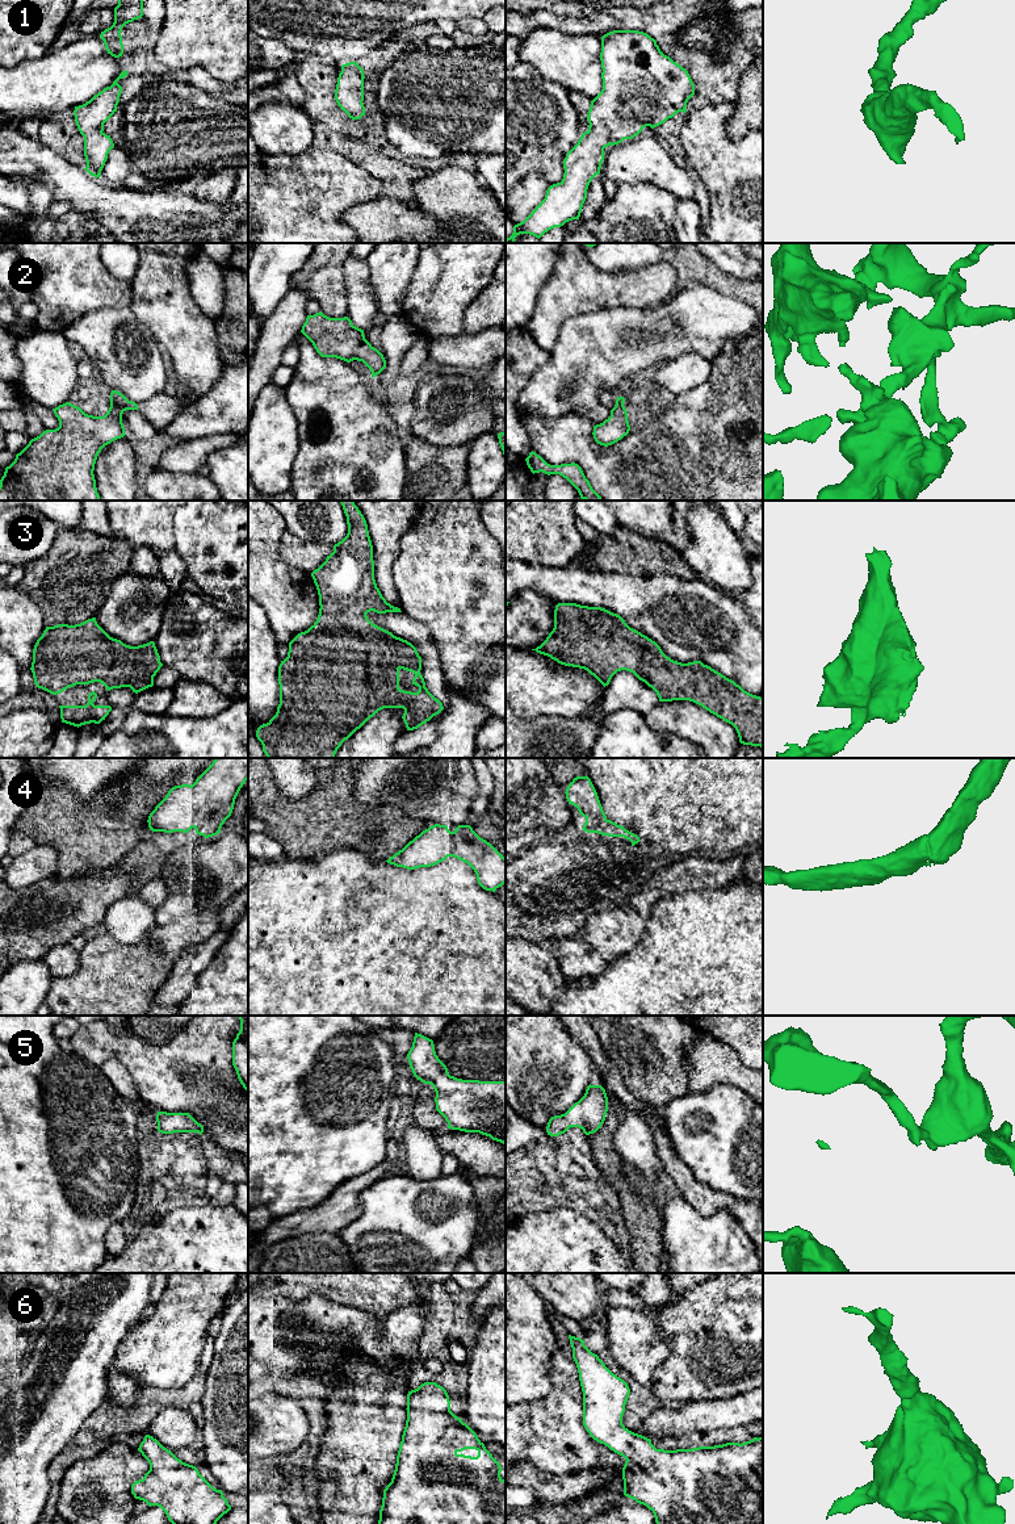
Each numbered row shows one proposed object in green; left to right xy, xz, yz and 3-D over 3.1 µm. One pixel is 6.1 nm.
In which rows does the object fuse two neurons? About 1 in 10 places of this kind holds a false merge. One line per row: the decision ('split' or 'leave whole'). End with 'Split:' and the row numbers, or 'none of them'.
1: leave whole
2: leave whole
3: leave whole
4: leave whole
5: leave whole
6: leave whole
Split: none of them

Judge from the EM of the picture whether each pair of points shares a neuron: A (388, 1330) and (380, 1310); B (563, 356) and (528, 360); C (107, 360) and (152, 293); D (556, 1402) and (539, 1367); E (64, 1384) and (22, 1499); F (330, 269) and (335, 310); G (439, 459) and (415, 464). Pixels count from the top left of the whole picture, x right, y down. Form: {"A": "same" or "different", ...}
{"A": "different", "B": "different", "C": "different", "D": "different", "E": "same", "F": "same", "G": "same"}

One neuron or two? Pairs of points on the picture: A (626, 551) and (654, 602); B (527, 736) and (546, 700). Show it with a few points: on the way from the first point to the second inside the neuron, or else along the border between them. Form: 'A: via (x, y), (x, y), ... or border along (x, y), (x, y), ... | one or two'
A: border along (609, 570), (642, 577), (661, 573), (671, 576) | two
B: border along (519, 716), (569, 717) | two

